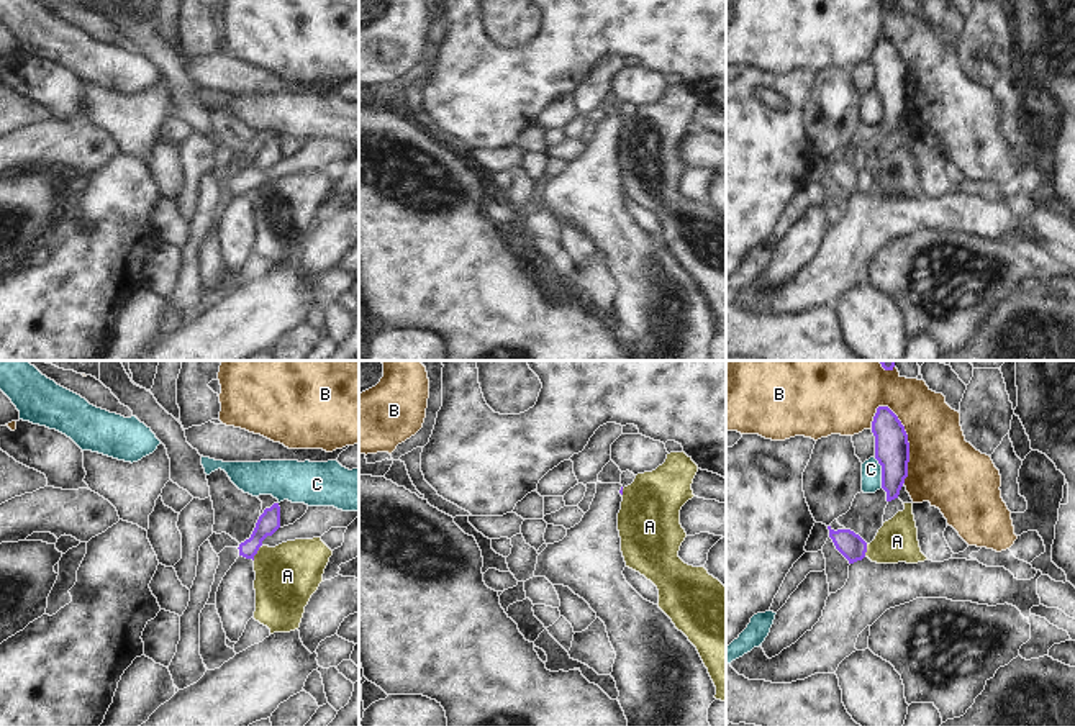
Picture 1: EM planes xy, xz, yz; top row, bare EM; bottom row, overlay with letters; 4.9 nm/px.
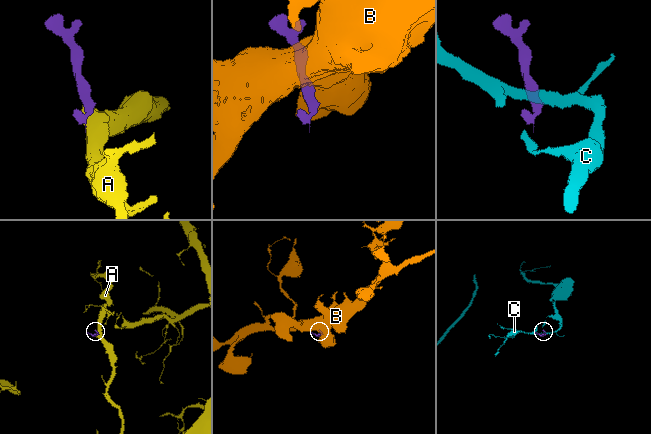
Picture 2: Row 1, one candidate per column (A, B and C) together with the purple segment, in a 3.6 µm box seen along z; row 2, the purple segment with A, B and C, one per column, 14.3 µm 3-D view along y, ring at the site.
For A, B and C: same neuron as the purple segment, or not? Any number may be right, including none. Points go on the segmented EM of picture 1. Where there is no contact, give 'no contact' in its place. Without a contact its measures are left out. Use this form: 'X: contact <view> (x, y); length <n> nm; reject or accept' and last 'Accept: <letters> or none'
A: contact xy (256, 553); length 80 nm; reject
B: contact yz (907, 441); length 400 nm; reject
C: contact yz (882, 472); length 160 nm; reject
Accept: none

